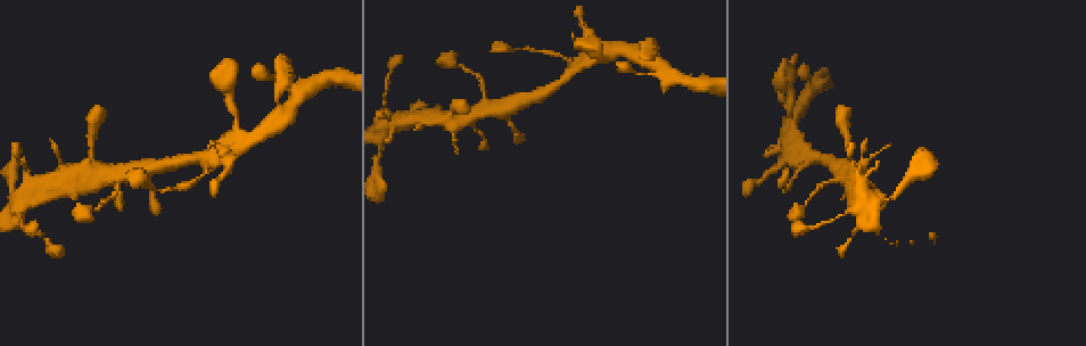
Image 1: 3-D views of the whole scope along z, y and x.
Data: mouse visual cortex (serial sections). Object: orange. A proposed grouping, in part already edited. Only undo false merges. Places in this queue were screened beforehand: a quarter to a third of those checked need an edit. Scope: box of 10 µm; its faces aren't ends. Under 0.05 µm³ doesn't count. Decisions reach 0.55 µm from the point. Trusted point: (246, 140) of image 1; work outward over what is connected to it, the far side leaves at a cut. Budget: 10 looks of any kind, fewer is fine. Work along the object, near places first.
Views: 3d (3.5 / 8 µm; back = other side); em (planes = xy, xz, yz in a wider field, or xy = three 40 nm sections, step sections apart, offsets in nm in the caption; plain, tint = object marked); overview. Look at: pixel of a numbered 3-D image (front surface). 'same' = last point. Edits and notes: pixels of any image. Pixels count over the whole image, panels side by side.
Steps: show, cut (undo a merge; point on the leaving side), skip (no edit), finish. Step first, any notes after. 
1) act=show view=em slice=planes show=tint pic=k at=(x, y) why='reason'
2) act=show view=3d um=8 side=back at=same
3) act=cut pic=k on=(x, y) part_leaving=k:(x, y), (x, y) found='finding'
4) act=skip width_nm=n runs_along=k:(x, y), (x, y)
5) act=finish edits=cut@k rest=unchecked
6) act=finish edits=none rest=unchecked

act=show view=3d um=3.5 side=back pic=1 at=(214, 165) why='three-way junction'

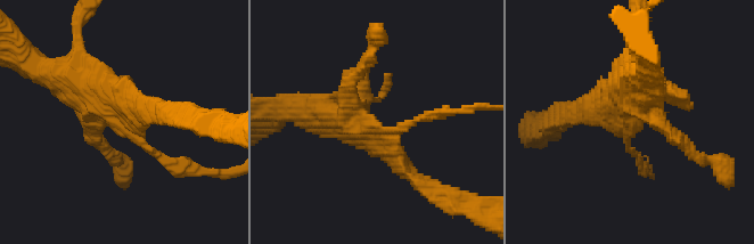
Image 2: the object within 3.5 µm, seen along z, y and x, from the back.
act=show view=em slice=xy step=3 show=tint pic=2 at=(123, 127)

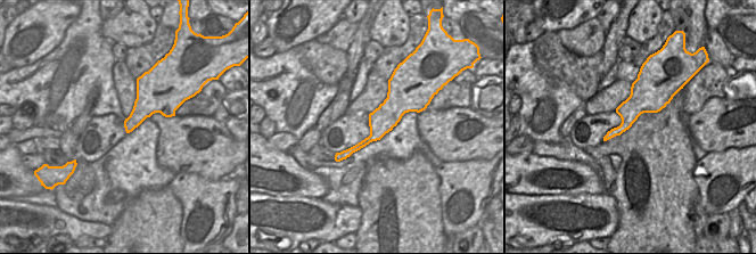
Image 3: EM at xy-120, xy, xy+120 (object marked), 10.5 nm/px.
act=skip width_nm=280 runs_along=3:(395, 81), (378, 130), (339, 157) found='one cell here'

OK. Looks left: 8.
act=show view=3d um=3.5 side=back pic=1 at=(150, 187) why='narrows sharply'

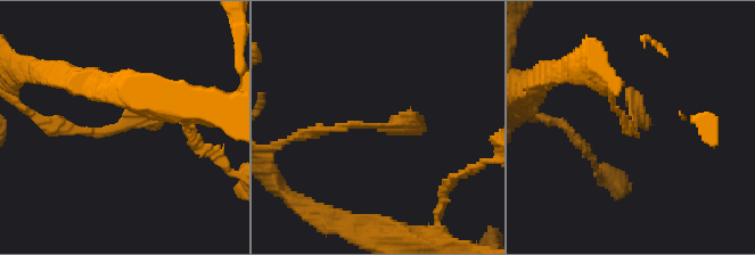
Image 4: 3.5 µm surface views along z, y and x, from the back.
act=show view=em slice=xy step=3 show=tint pic=4 at=(372, 124) why='need the tissue'

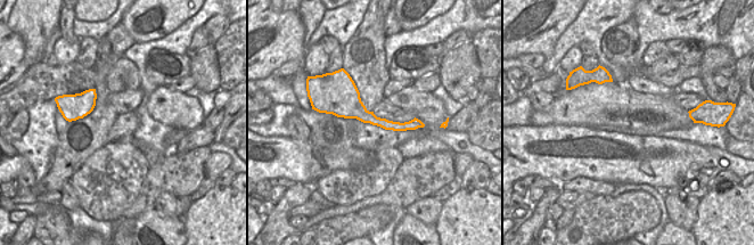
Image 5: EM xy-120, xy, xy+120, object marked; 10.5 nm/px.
act=skip runs_along=4:(43, 121), (109, 134), (166, 92) found='continuous, no second cell'

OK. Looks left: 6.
act=show view=em slice=xy step=1 show=tint pic=1 at=(87, 175) why='two arms in line, one across'

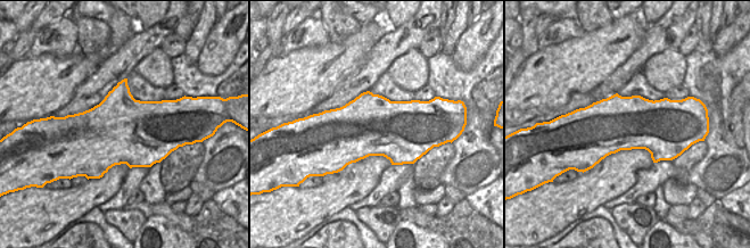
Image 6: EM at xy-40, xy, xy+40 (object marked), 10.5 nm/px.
act=show view=3d um=3.5 at=same why='see where the arms go'

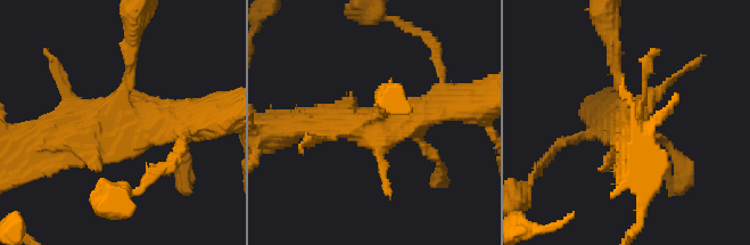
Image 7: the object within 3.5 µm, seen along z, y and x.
act=skip found='one cell here'

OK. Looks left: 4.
act=show view=3d um=3.5 pic=1 at=(855, 205) why='calibre changes'

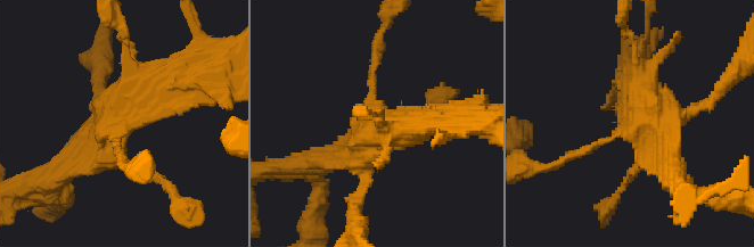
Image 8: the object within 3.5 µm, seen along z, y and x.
act=show view=em slice=xy step=2 show=tint pic=8 at=(116, 124) why='need the tissue'

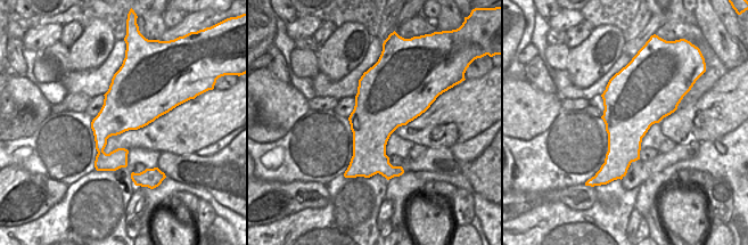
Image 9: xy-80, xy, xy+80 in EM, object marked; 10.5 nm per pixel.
act=skip runs_along=8:(639, 84), (639, 123), (566, 158) found='all the same cell'

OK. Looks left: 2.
act=finish edits=none rest=unchecked

